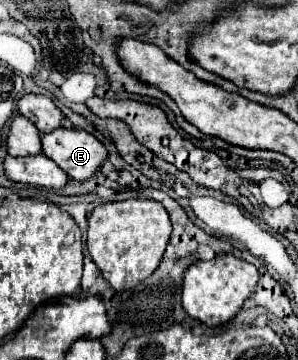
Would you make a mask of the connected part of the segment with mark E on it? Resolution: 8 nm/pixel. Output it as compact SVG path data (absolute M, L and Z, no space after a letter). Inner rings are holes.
M55 129L41 137L43 155L53 159L71 179L91 181L107 161L105 145L81 129Z

